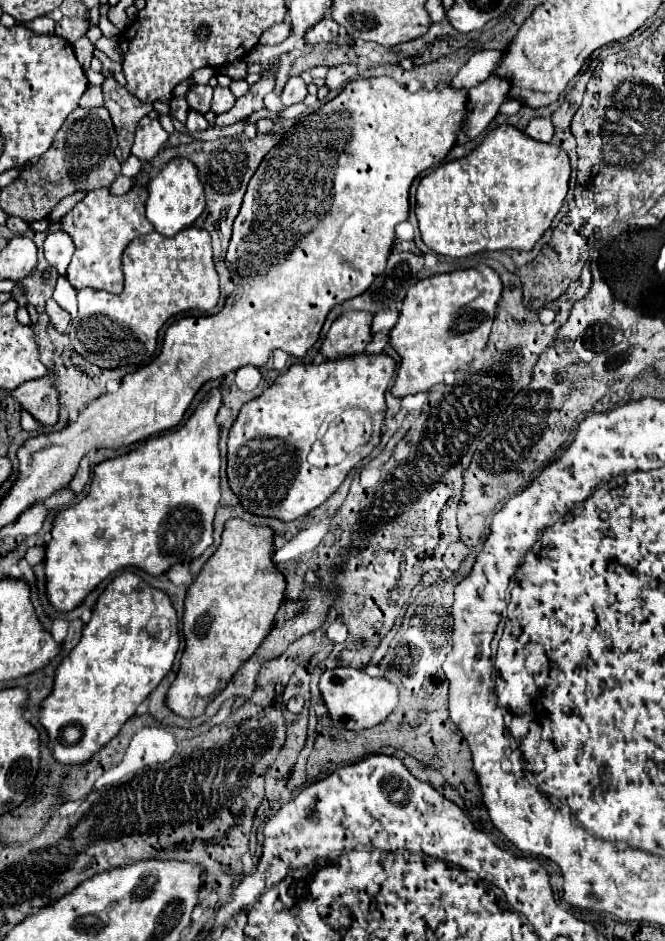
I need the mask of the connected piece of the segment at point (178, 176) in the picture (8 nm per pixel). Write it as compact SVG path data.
M173 158L161 172L157 172L149 186L149 196L145 202L147 220L161 236L175 236L179 230L189 228L205 210L205 190L197 176L197 168L187 158Z

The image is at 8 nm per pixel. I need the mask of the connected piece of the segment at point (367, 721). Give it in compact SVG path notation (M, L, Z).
M333 668L325 670L319 680L319 690L333 720L333 726L345 730L365 730L383 722L391 710L397 706L397 686L385 678L371 678L363 670L355 668Z

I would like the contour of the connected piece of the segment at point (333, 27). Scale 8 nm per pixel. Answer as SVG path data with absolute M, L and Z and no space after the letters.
M323 18L319 24L315 24L307 34L305 40L307 44L321 44L321 42L331 42L339 34L339 24L331 18Z

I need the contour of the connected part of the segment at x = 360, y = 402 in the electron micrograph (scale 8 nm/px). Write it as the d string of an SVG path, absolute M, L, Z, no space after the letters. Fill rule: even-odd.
M357 354L321 364L293 364L285 374L277 376L277 380L261 396L247 402L239 410L239 416L233 422L227 438L229 488L241 500L241 506L255 516L277 518L281 522L291 522L321 506L339 488L351 468L379 444L381 422L387 408L385 390L393 374L395 360L385 354ZM367 412L373 416L373 440L369 440L371 418Z

